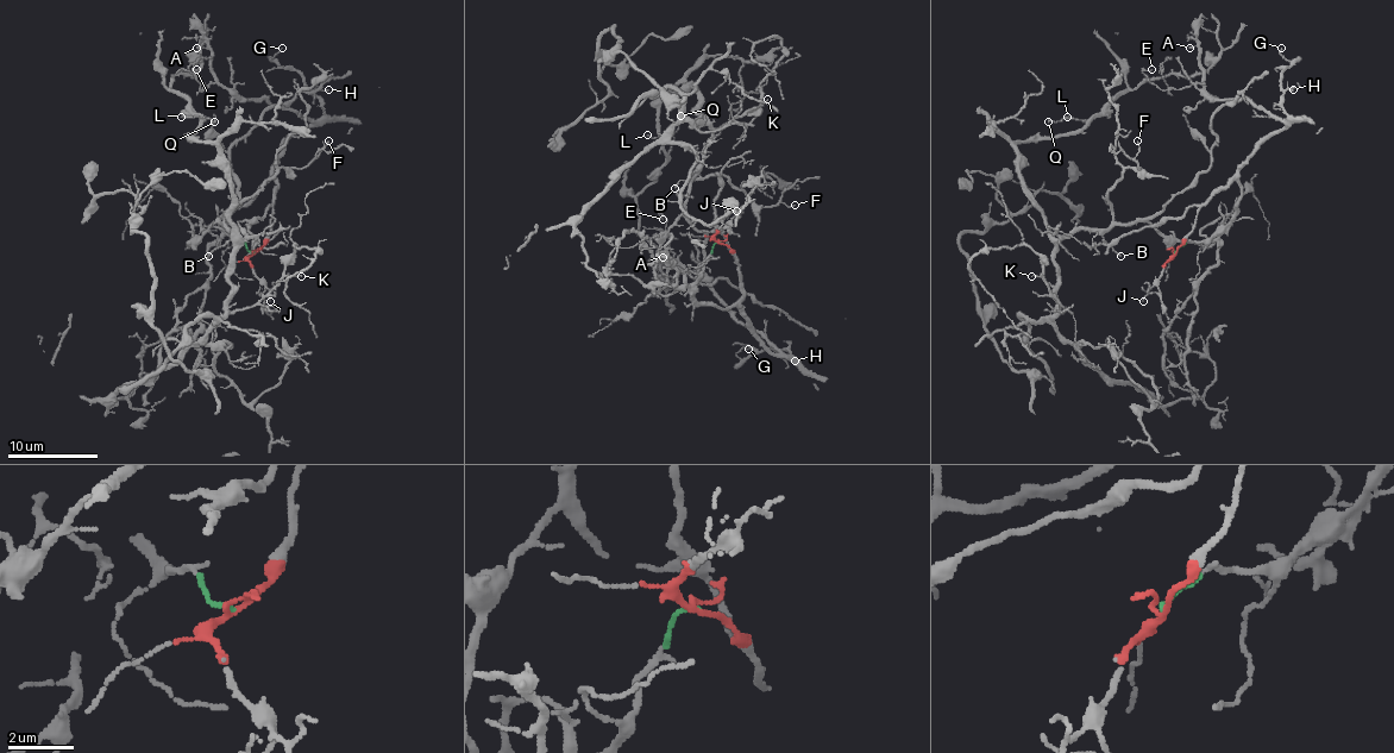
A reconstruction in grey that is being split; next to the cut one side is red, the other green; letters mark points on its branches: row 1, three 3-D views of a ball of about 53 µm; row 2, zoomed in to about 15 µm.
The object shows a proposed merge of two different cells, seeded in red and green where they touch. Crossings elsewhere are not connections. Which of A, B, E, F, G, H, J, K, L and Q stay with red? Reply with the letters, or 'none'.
A, E, G, H, J

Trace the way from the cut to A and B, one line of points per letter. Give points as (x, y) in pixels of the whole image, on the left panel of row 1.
A: (255, 253), (270, 231), (275, 158), (311, 123), (265, 100), (240, 100), (218, 82), (212, 48), (196, 48)
B: (255, 253), (220, 228), (202, 226), (194, 226), (189, 246), (214, 221), (223, 224), (232, 236), (209, 256)

